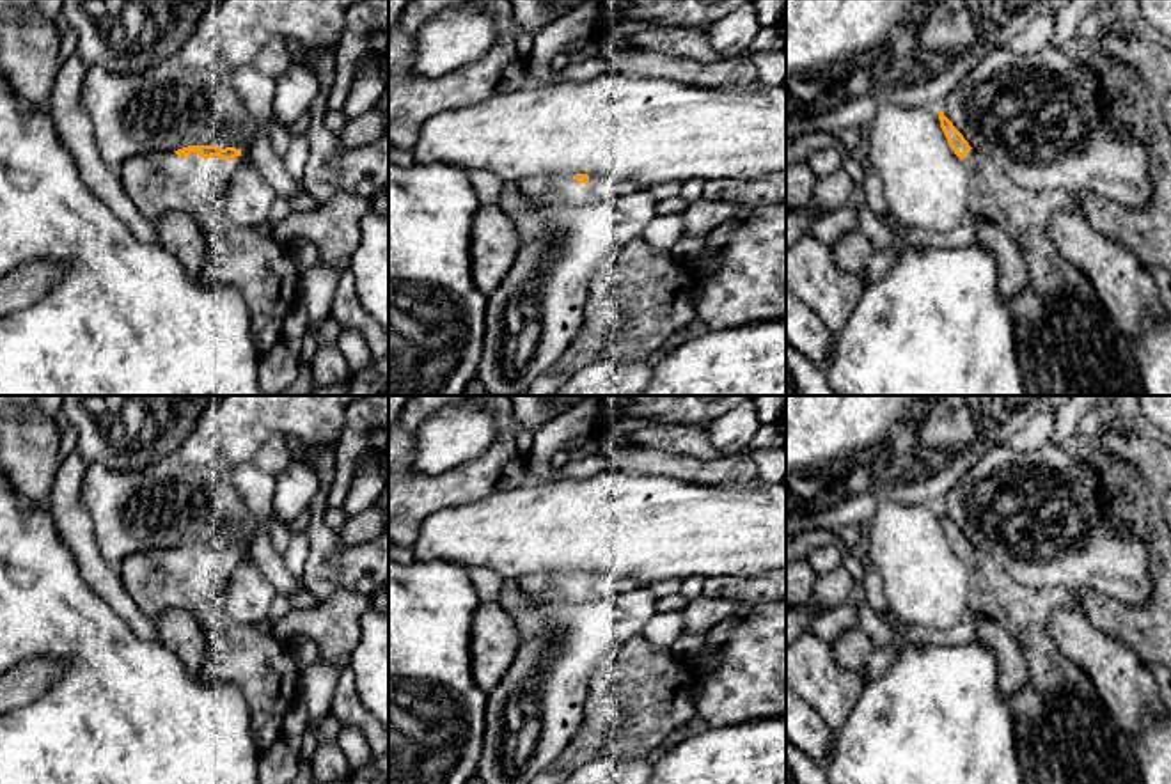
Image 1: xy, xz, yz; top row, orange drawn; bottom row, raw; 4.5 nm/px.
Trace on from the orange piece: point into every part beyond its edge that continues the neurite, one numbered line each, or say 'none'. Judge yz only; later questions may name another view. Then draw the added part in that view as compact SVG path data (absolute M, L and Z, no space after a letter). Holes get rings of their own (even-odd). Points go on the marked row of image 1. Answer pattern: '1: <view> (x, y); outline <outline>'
1: yz (1067, 343); outline M971 149L963 165L971 176L969 216L1001 227L1022 250L1027 287L1006 300L1015 326L1015 349L1026 396L1146 396L1127 339L1102 305L1088 275L1054 248L1049 225L1057 211L1084 213L1079 197L1063 190L1027 190L1015 184L990 158Z

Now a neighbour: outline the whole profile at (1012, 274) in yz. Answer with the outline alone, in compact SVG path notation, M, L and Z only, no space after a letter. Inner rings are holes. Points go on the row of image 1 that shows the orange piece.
M969 218L974 225L974 243L986 248L997 261L997 286L1004 300L1027 287L1027 266L1018 245L995 223Z

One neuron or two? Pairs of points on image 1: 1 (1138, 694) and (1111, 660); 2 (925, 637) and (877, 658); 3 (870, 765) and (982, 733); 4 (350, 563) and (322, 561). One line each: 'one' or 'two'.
1: one
2: one
3: one
4: one

